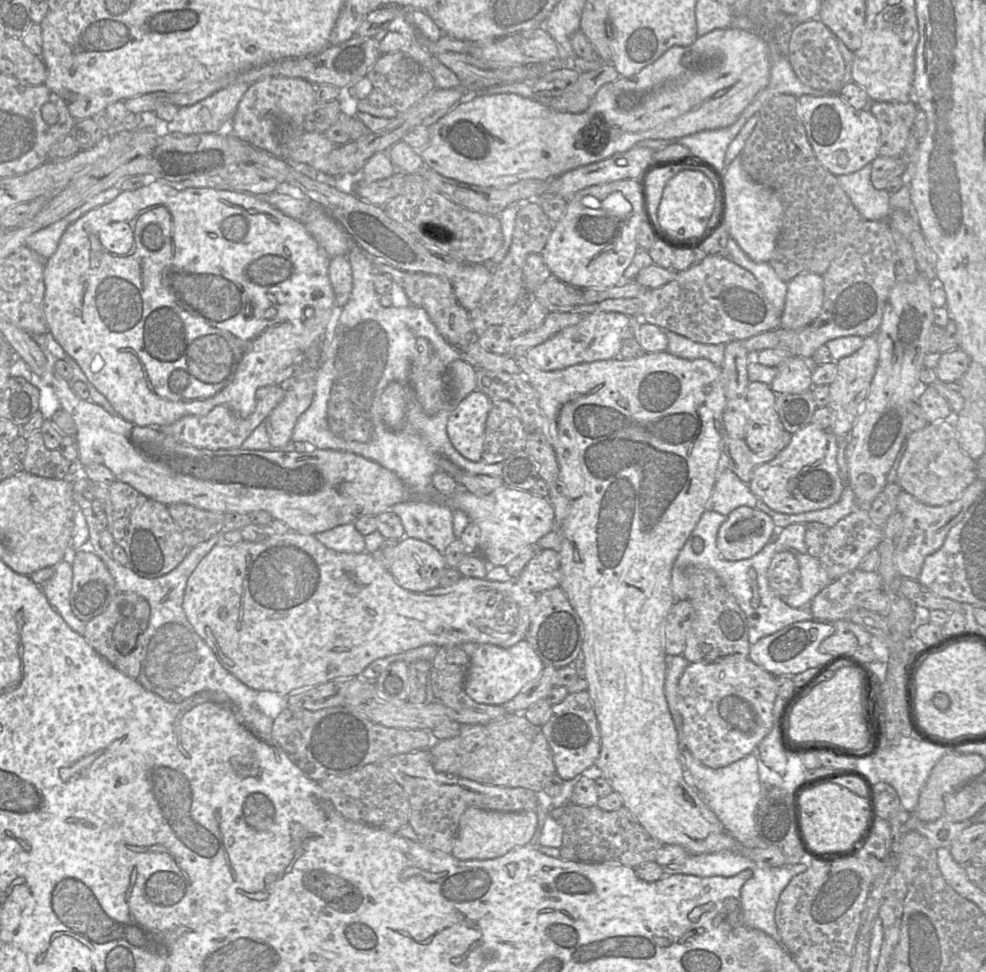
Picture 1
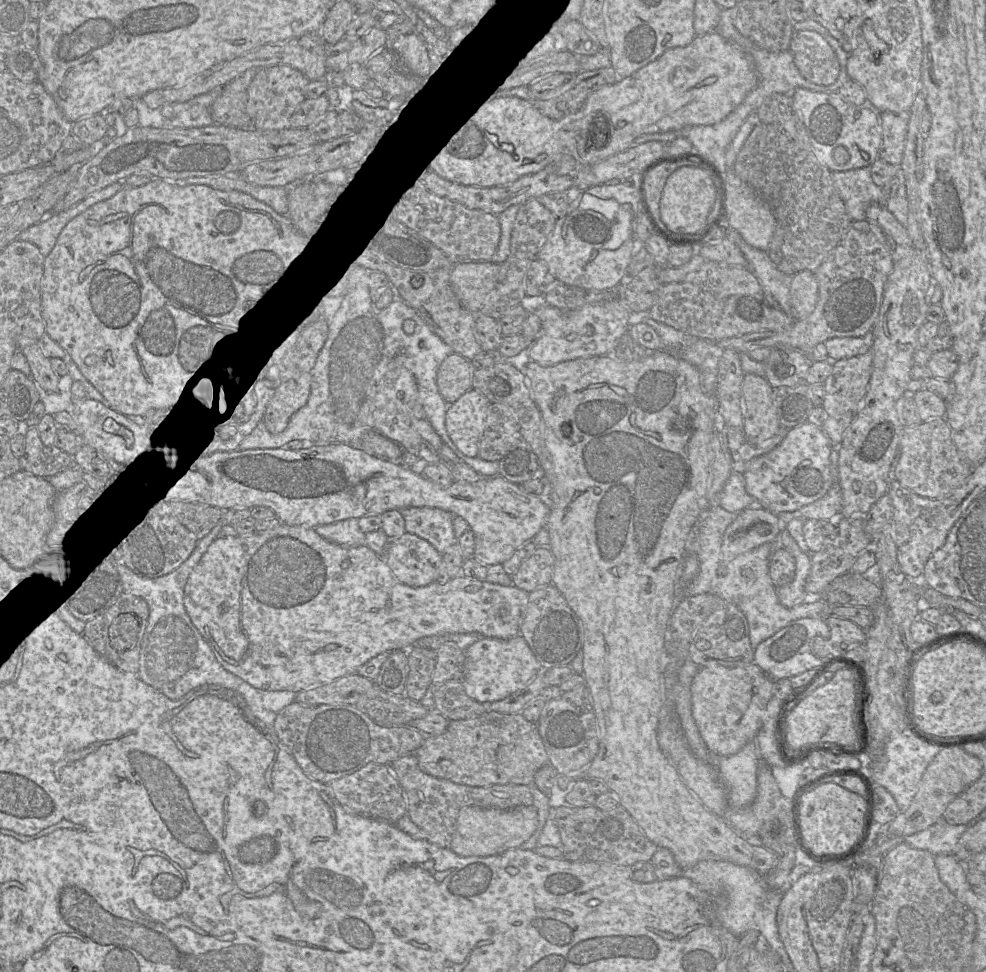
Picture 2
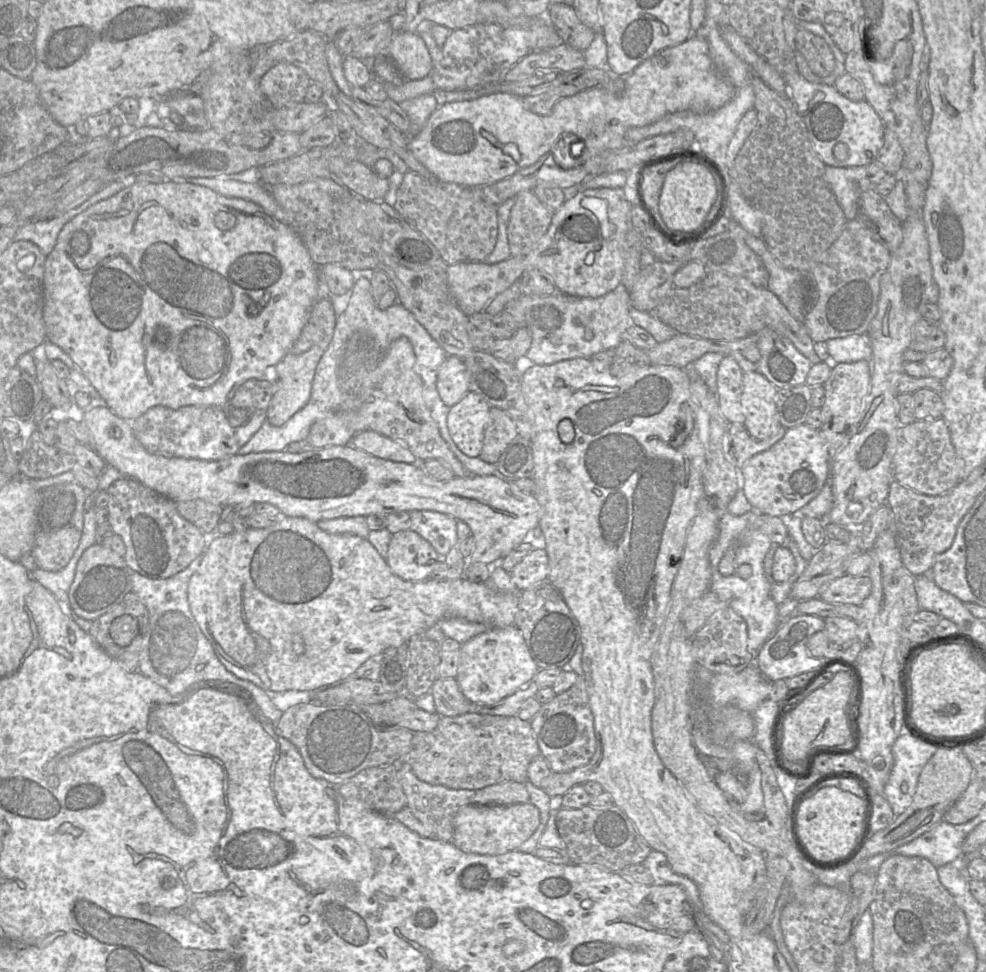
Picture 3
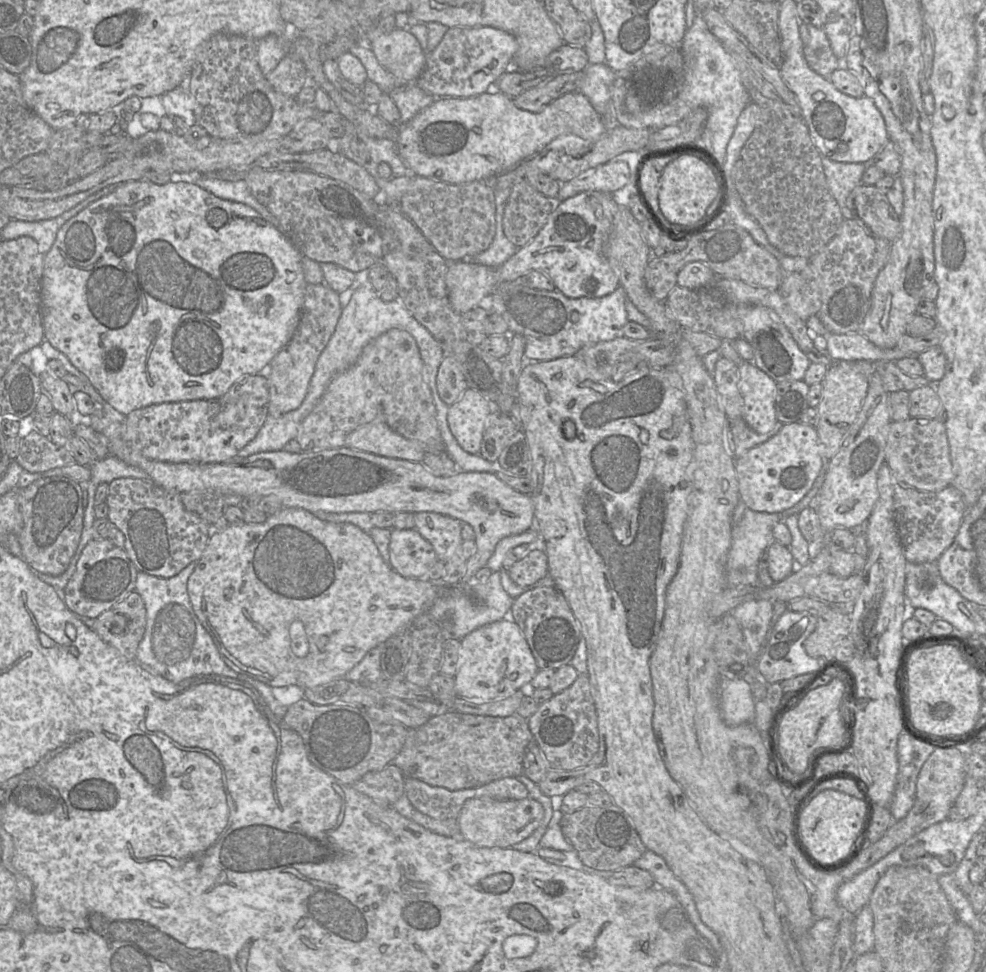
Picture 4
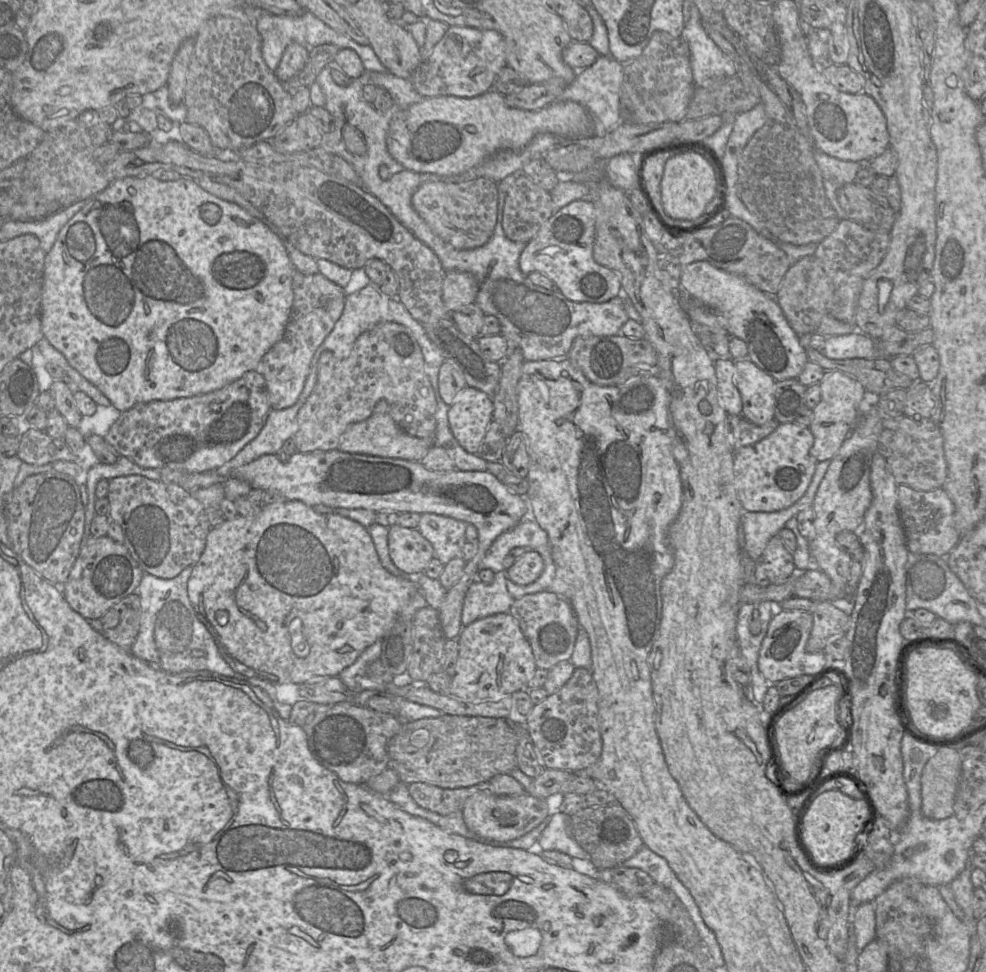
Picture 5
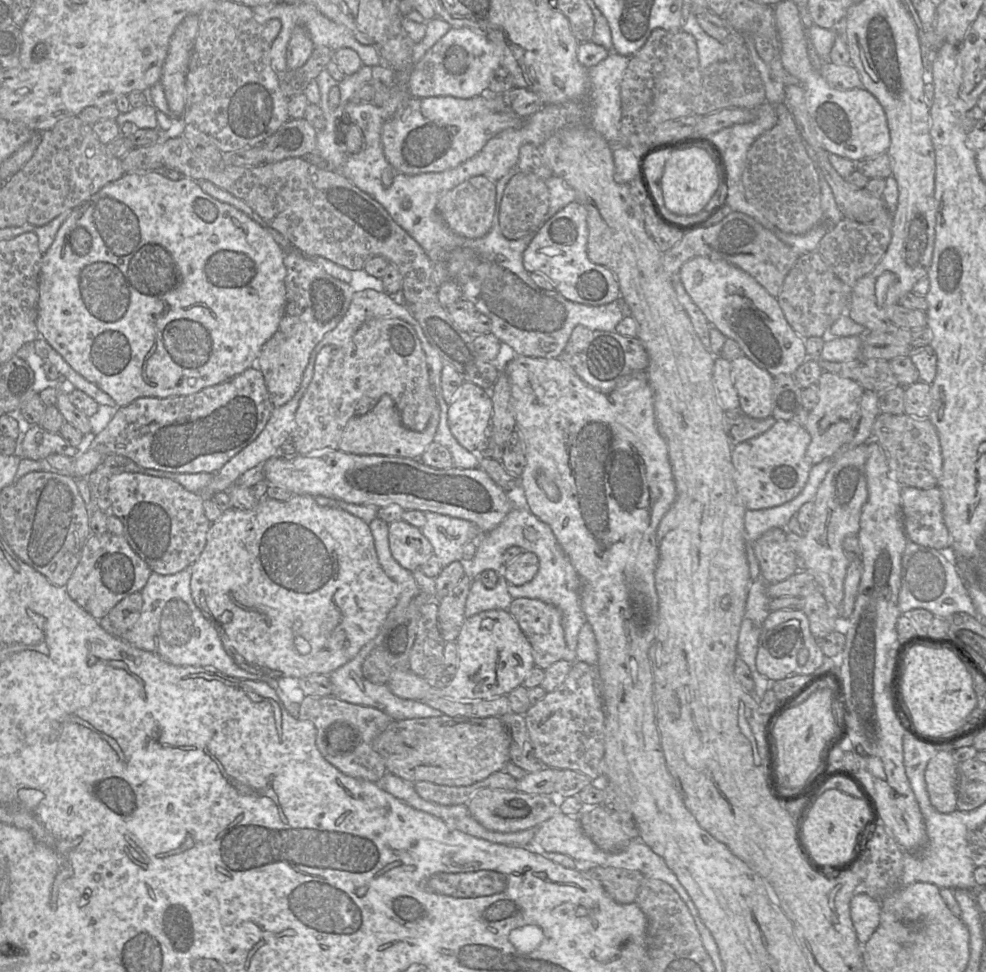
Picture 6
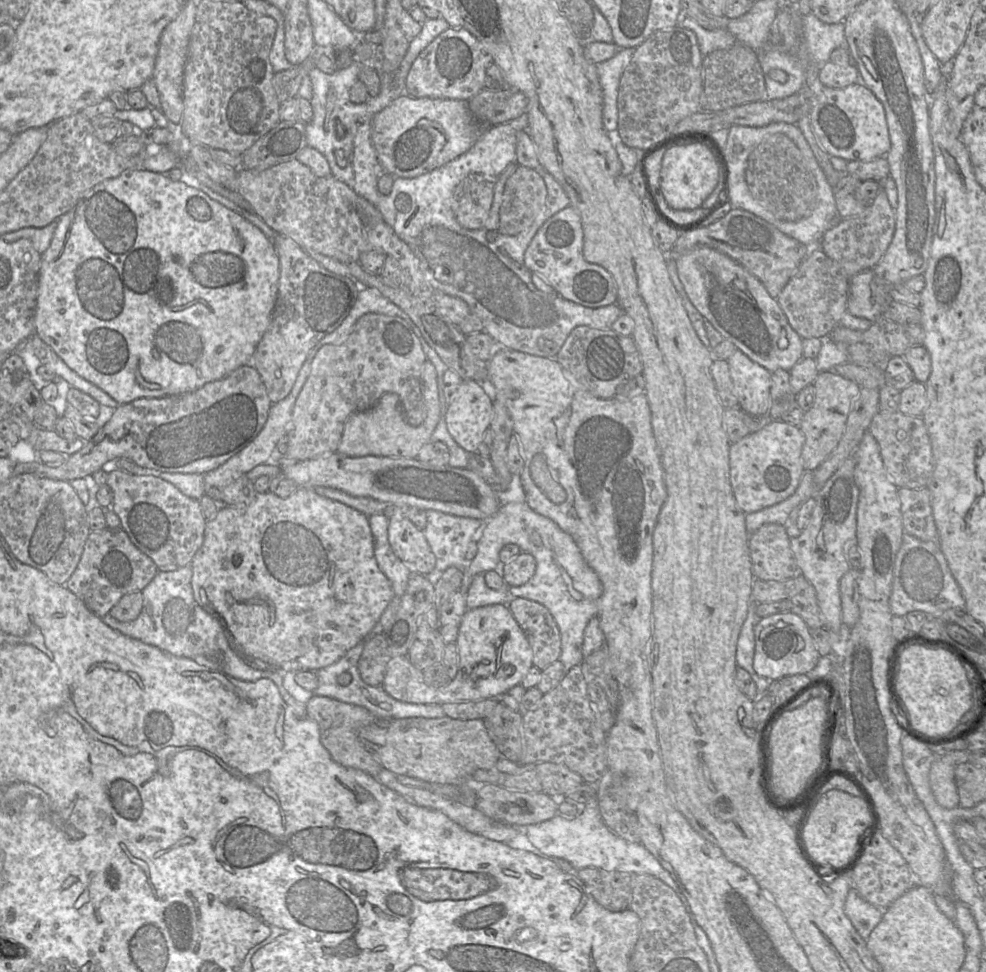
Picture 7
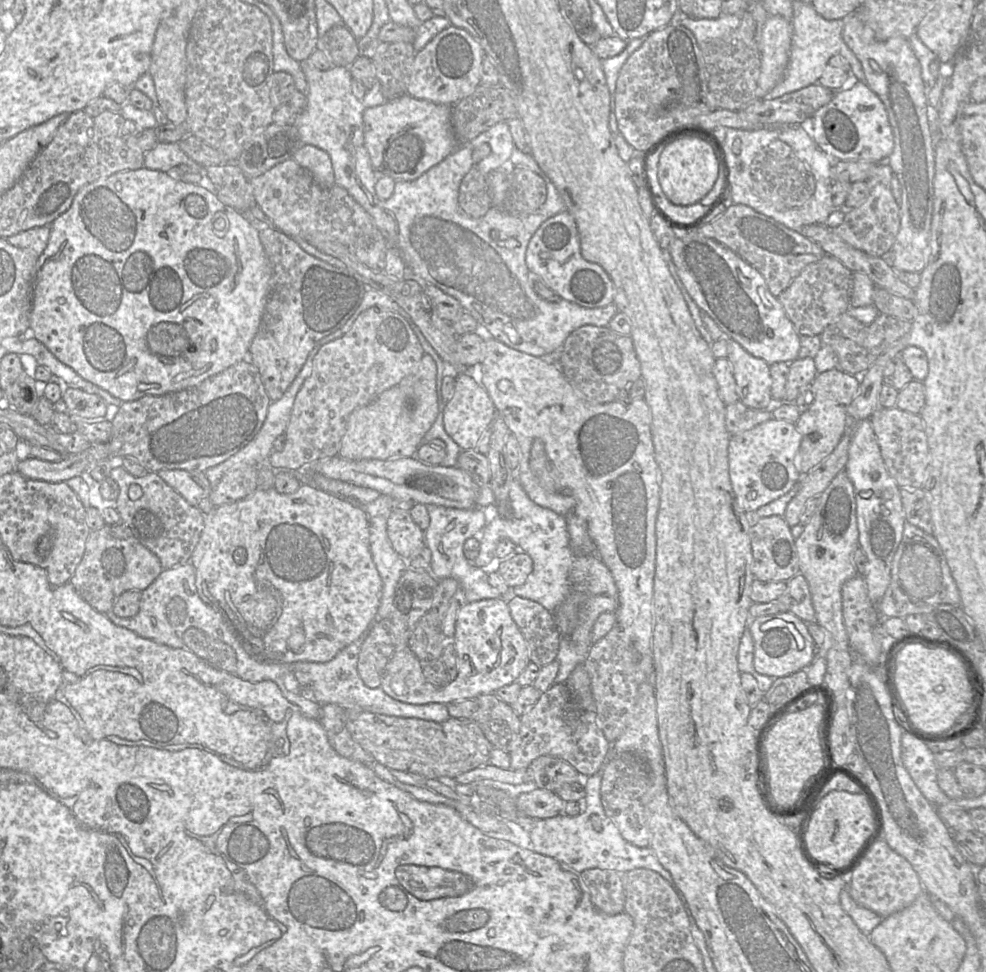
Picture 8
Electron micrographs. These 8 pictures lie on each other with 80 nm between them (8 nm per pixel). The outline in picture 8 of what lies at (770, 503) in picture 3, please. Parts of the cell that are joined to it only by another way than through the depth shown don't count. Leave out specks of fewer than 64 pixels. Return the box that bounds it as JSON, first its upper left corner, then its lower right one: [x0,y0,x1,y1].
[728,418,801,512]

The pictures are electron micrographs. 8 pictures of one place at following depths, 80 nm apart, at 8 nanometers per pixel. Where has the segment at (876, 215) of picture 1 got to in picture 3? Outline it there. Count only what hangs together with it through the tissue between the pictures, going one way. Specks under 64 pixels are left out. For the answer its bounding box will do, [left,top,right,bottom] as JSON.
[825,165,877,221]

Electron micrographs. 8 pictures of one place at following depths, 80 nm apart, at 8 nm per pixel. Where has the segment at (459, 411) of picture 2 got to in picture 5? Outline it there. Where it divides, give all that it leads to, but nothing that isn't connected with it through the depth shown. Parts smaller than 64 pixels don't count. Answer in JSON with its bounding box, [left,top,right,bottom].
[449,386,493,454]

